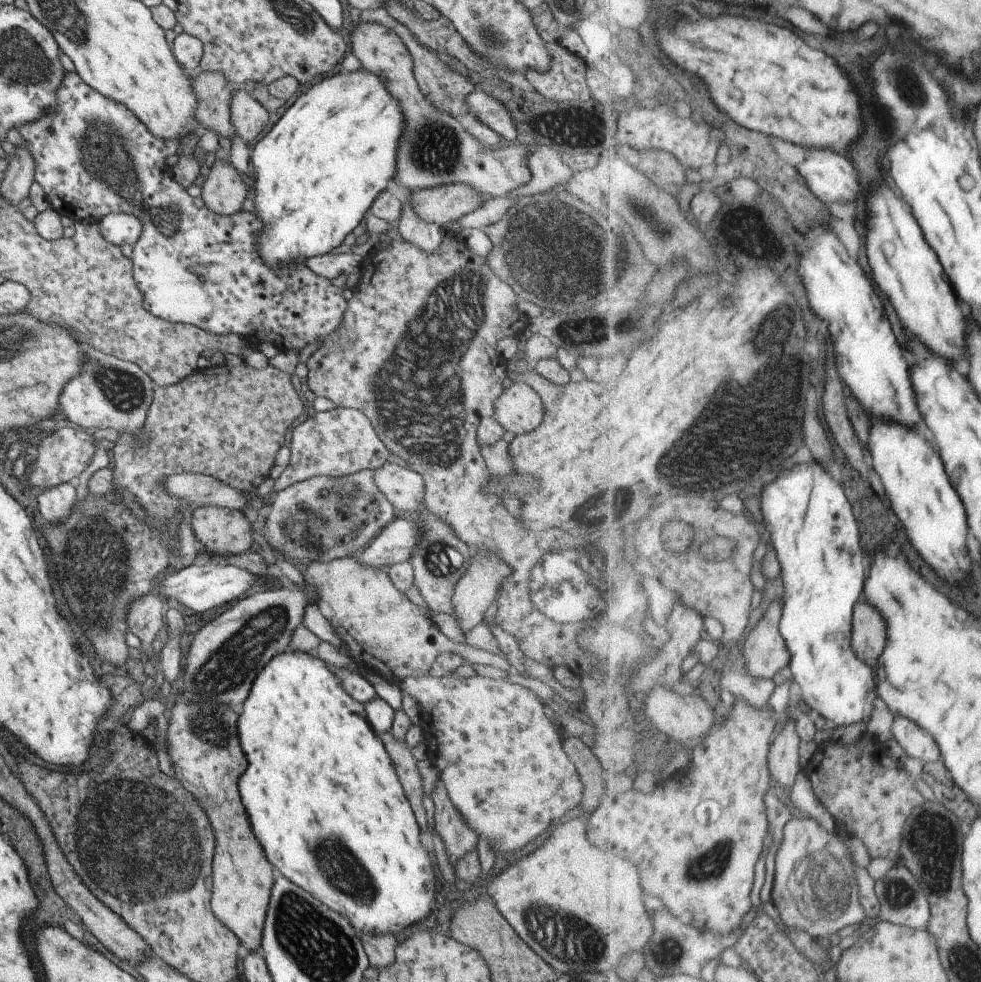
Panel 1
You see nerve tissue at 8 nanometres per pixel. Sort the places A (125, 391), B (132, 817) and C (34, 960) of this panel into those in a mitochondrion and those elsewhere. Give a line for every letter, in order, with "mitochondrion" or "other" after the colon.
A: mitochondrion
B: mitochondrion
C: other

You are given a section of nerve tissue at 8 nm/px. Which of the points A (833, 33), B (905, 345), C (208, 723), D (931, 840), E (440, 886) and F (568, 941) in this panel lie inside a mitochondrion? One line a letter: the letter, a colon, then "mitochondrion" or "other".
A: other
B: other
C: mitochondrion
D: mitochondrion
E: other
F: mitochondrion

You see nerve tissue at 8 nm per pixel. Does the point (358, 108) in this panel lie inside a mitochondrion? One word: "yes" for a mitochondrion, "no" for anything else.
no

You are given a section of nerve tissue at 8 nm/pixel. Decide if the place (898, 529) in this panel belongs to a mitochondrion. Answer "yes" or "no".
no

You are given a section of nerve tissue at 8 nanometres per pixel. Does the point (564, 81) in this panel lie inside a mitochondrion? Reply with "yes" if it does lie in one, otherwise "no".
no

